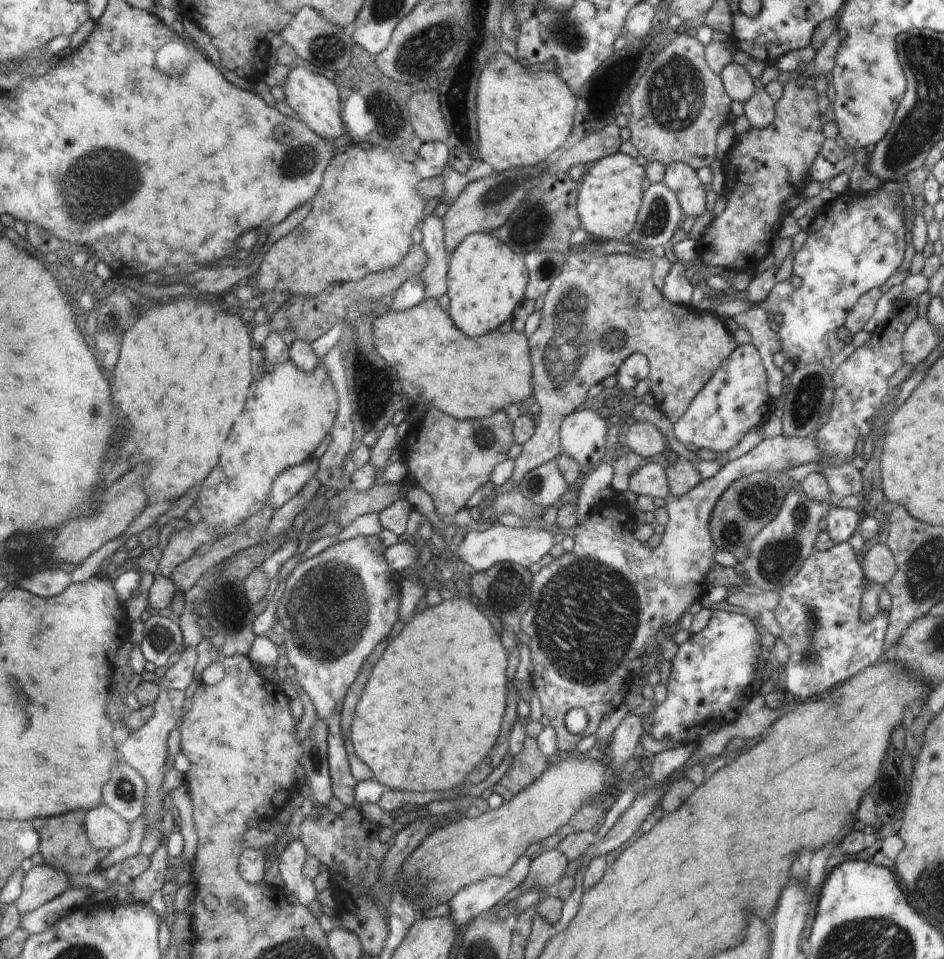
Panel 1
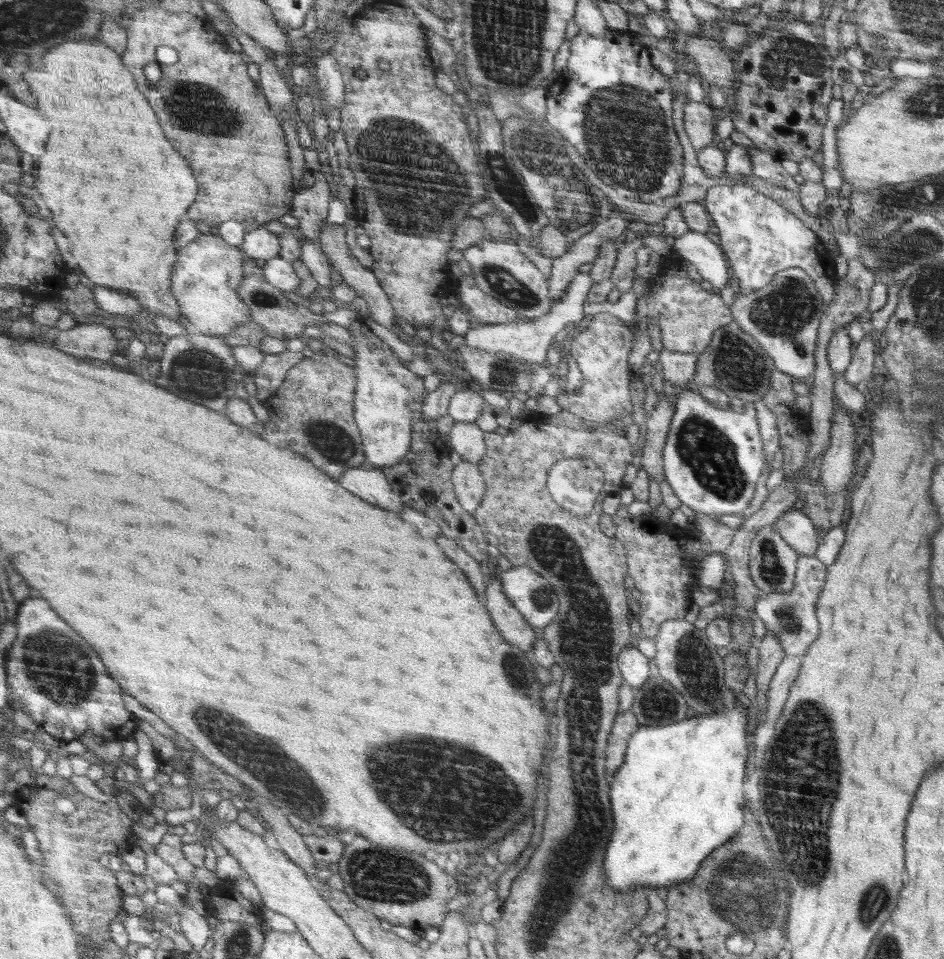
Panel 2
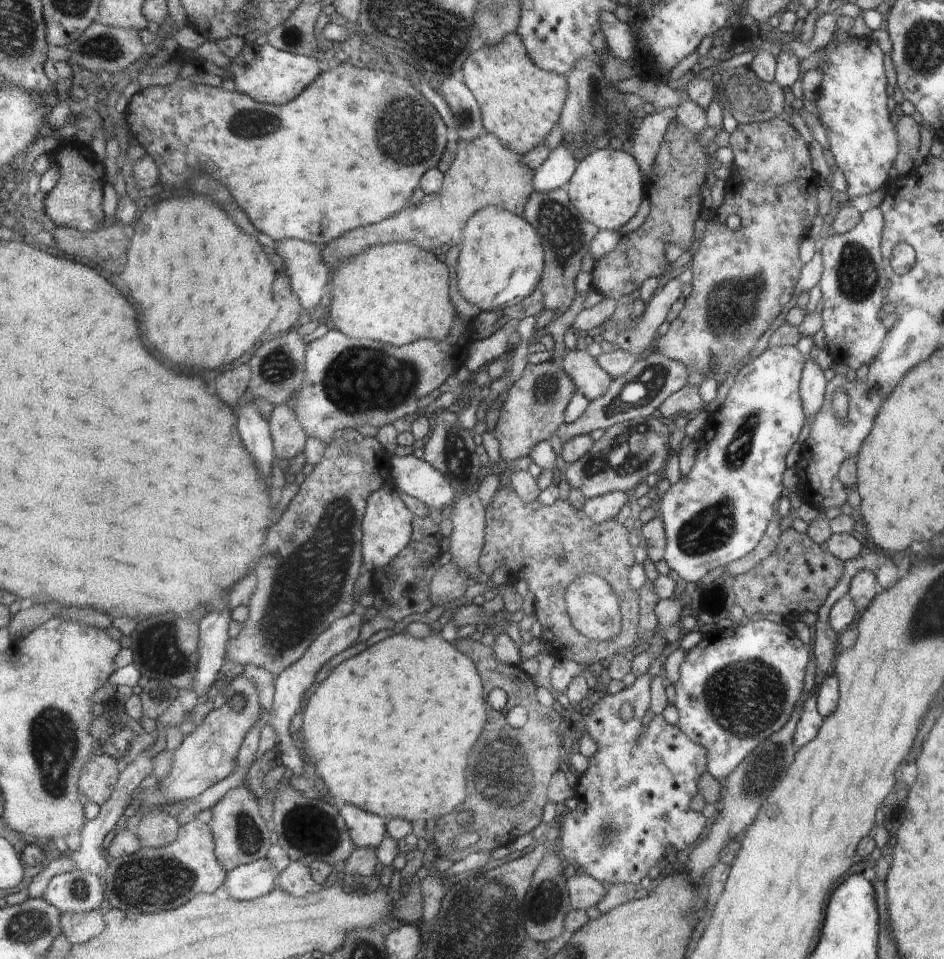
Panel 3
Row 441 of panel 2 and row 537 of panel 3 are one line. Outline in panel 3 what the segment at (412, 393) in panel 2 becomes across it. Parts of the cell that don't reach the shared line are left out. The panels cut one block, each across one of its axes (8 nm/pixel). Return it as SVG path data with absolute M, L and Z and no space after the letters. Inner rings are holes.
M393 486L380 487L369 495L366 510L362 519L362 568L367 572L373 568L380 568L392 562L392 558L398 556L404 547L410 542L410 532L412 532L412 514L406 508L398 489Z

